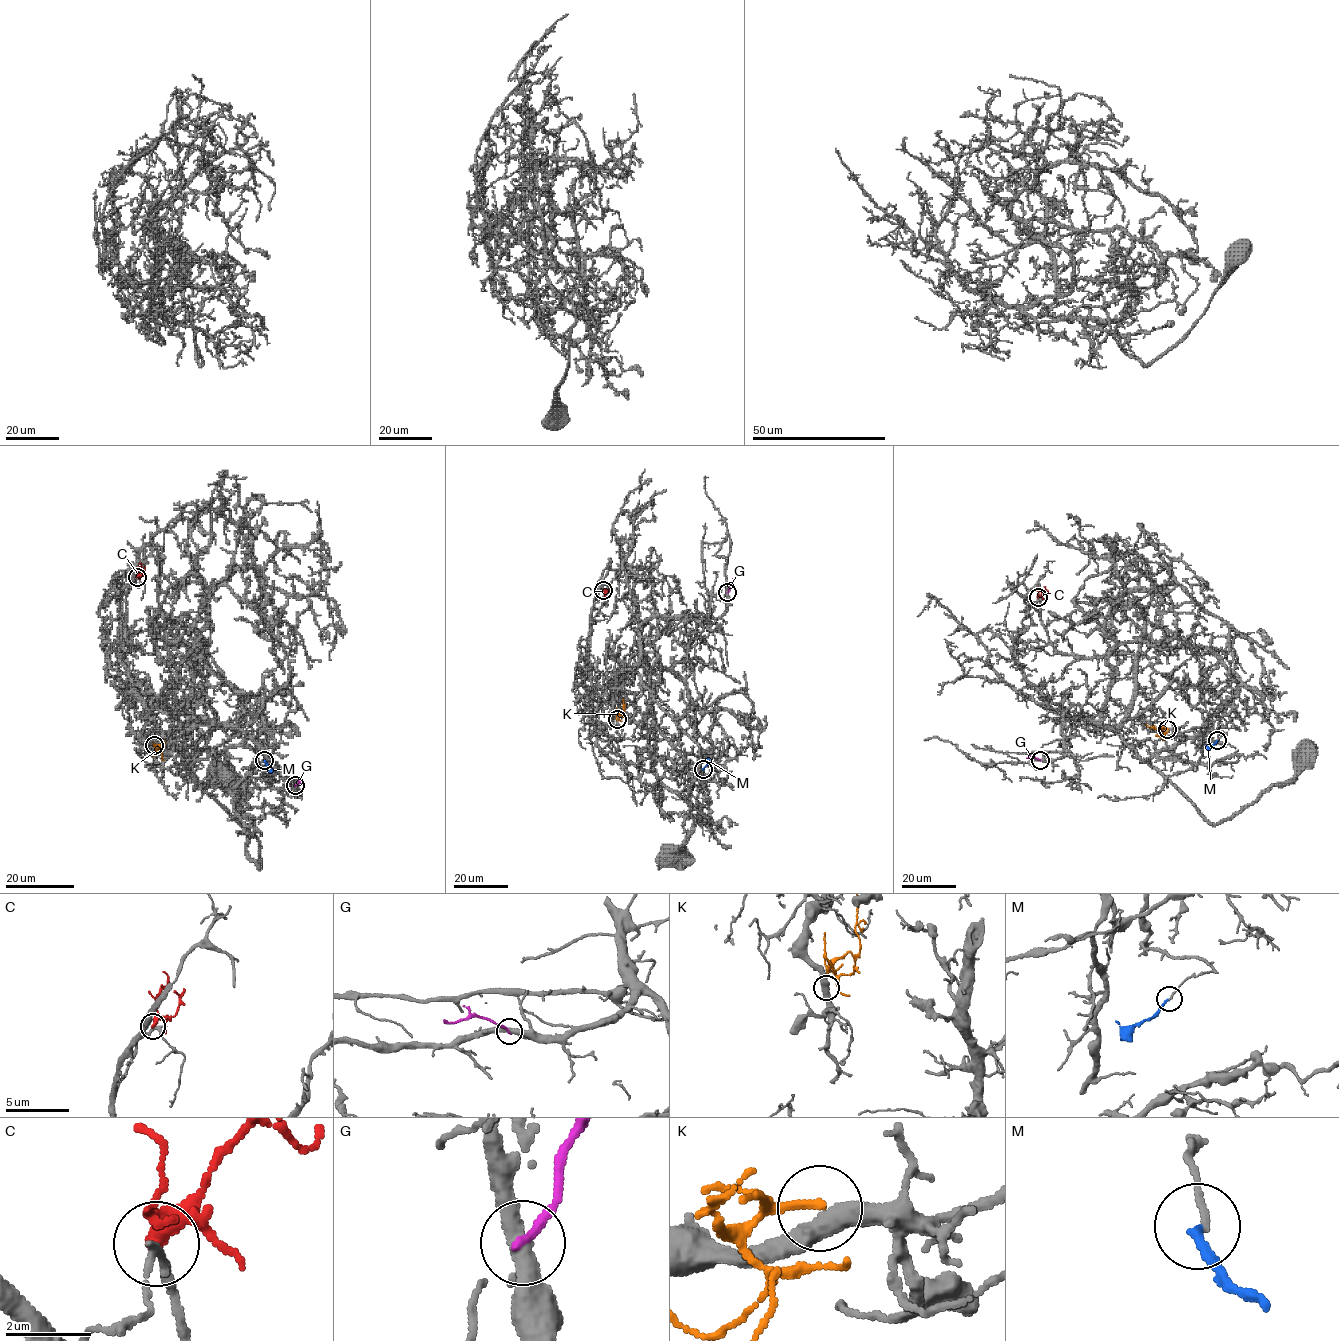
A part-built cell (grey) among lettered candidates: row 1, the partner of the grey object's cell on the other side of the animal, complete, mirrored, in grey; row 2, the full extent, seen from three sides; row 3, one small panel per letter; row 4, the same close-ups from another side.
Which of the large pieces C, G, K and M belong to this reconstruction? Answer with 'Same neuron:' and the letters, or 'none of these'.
Same neuron: none of these

